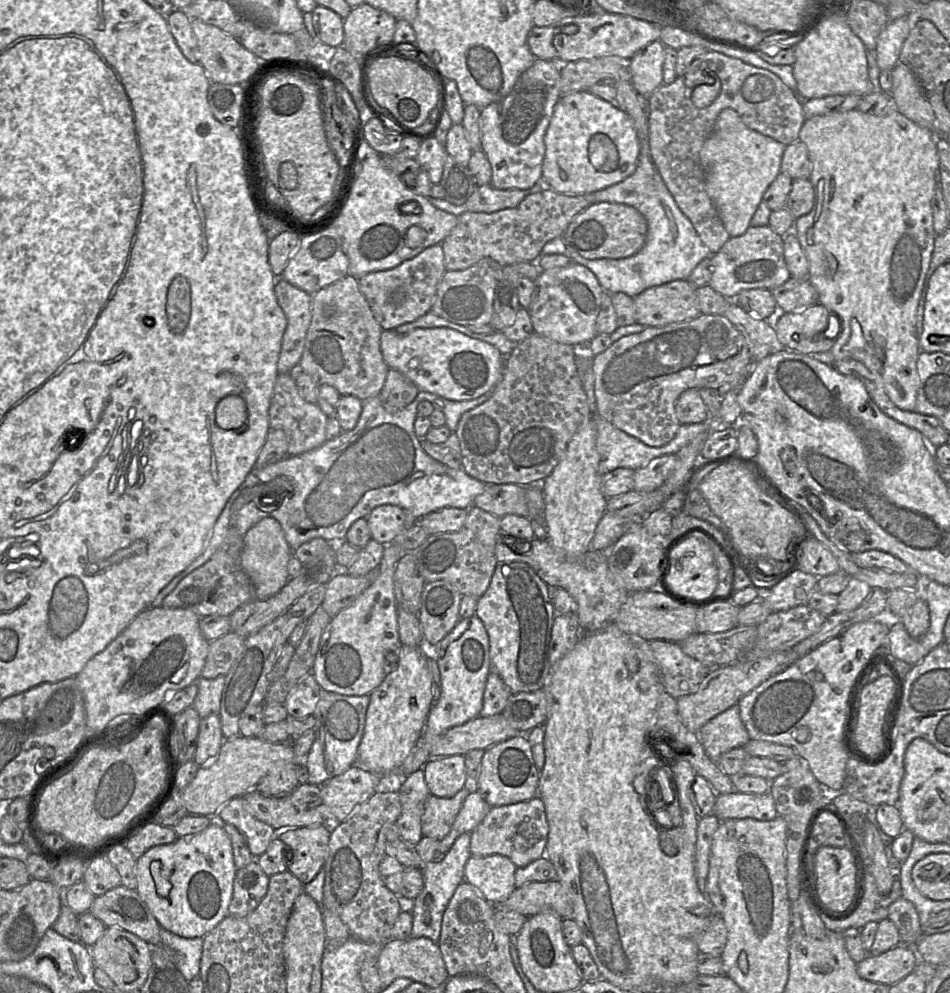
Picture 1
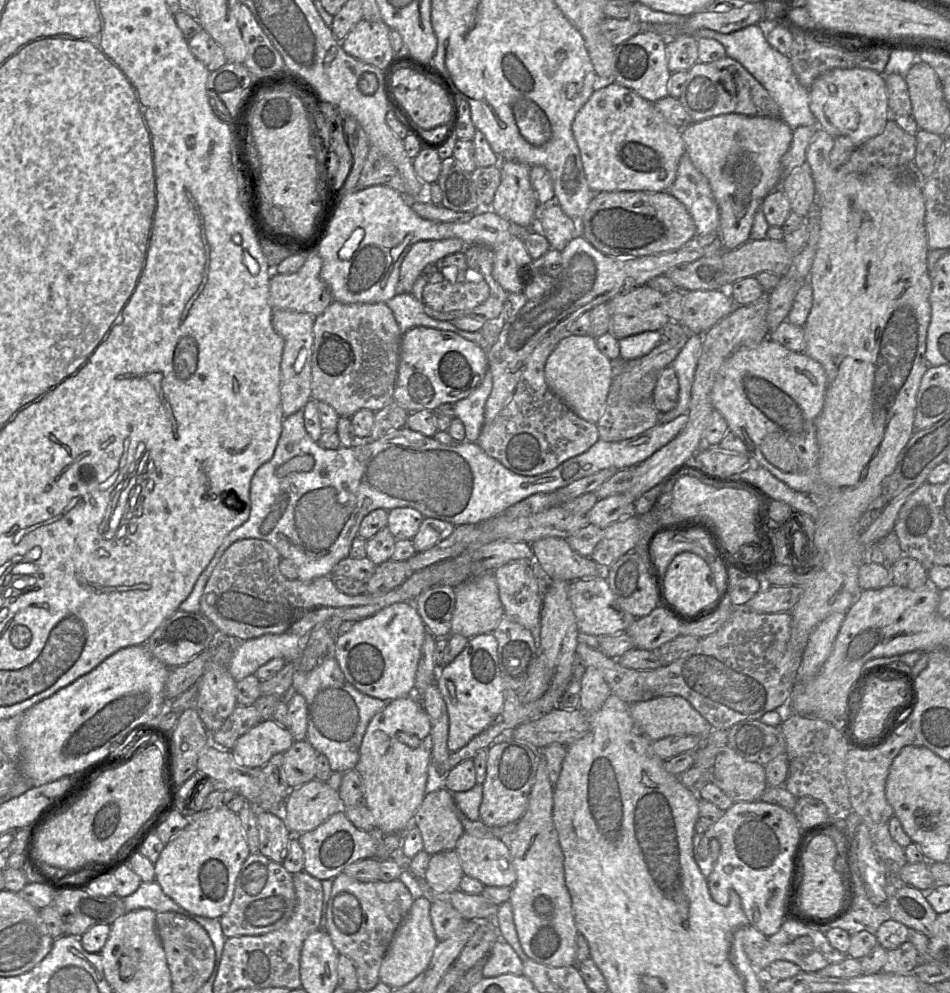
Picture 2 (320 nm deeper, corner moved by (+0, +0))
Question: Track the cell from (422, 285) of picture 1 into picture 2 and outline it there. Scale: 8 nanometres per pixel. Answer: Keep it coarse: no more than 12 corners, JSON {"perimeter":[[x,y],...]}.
{"perimeter":[[458,238],[415,243],[401,263],[398,292],[411,293],[428,264],[464,251]]}

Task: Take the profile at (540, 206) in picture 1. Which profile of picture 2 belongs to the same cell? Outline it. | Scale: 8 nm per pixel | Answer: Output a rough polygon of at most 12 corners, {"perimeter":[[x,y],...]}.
{"perimeter":[[464,251],[435,264],[443,280],[428,282],[435,311],[471,309],[489,286],[468,268]]}

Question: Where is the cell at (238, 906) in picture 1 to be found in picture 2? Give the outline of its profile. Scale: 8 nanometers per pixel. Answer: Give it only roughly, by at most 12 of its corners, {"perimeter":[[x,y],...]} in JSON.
{"perimeter":[[250,853],[219,919],[226,938],[282,927],[293,874]]}

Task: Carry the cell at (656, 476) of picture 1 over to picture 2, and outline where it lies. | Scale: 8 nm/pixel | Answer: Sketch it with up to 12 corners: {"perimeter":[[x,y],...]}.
{"perimeter":[[618,494],[586,515],[604,529],[632,514],[634,502]]}

